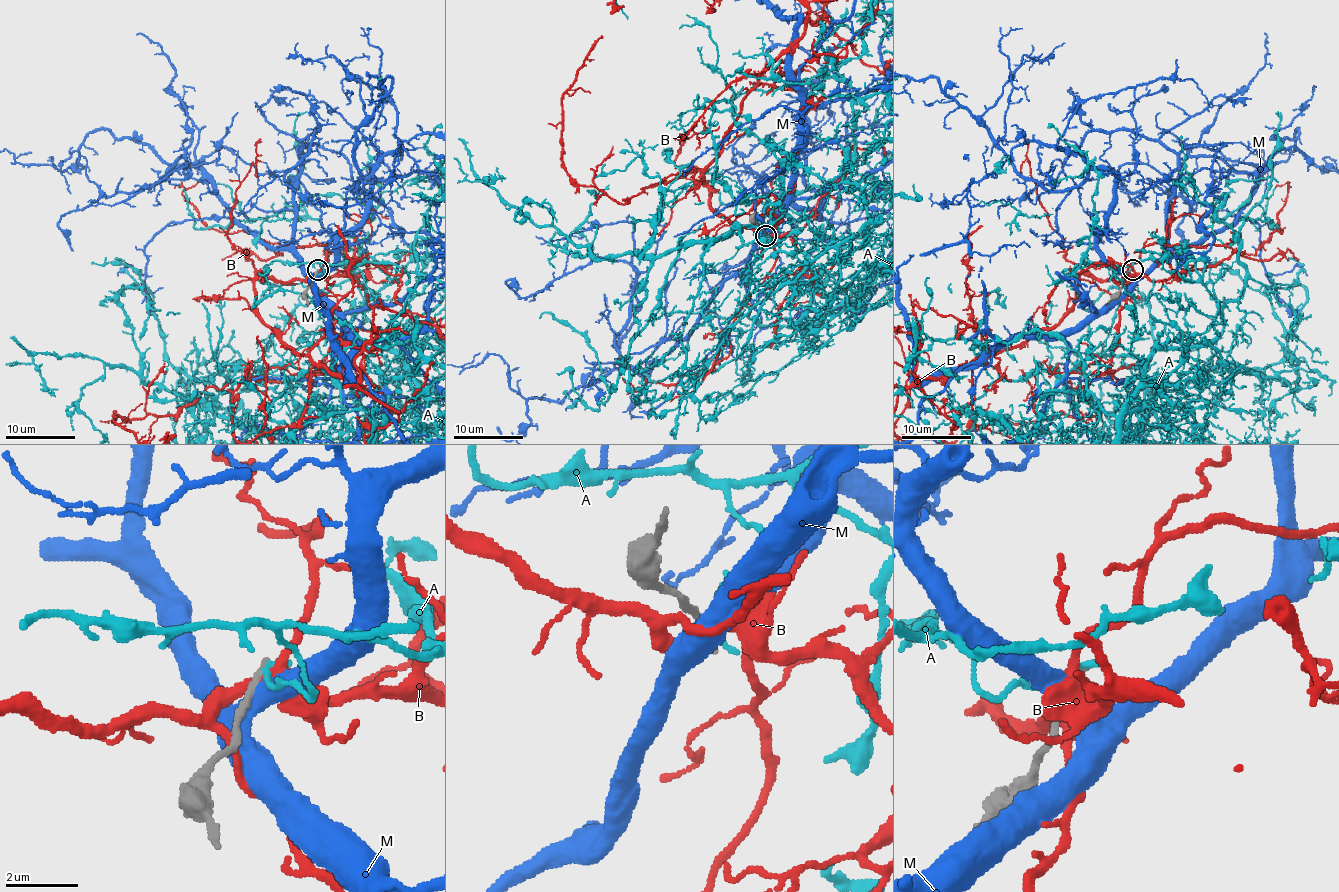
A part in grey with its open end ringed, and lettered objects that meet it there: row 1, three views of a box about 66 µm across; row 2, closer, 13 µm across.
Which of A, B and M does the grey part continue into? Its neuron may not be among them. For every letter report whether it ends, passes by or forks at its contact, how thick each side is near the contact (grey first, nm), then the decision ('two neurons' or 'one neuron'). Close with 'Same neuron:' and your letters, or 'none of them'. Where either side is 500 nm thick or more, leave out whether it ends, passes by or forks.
A: it ends there; 220 nm thick on the grey side, 170 nm on the other; two neurons
B: it forks there; 240 nm thick on the grey side, 320 nm on the other; two neurons
M: it passes by; 240 nm thick on the grey side, 480 nm on the other; two neurons
Same neuron: none of them

